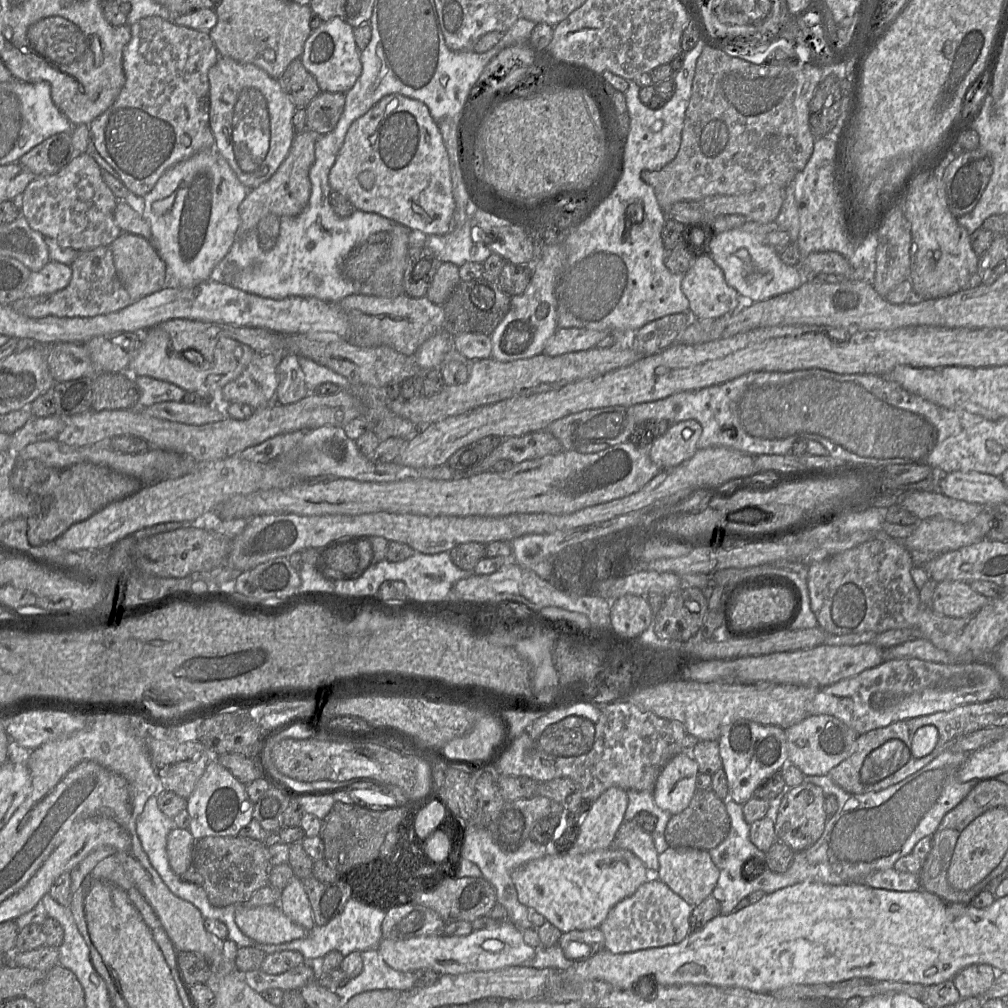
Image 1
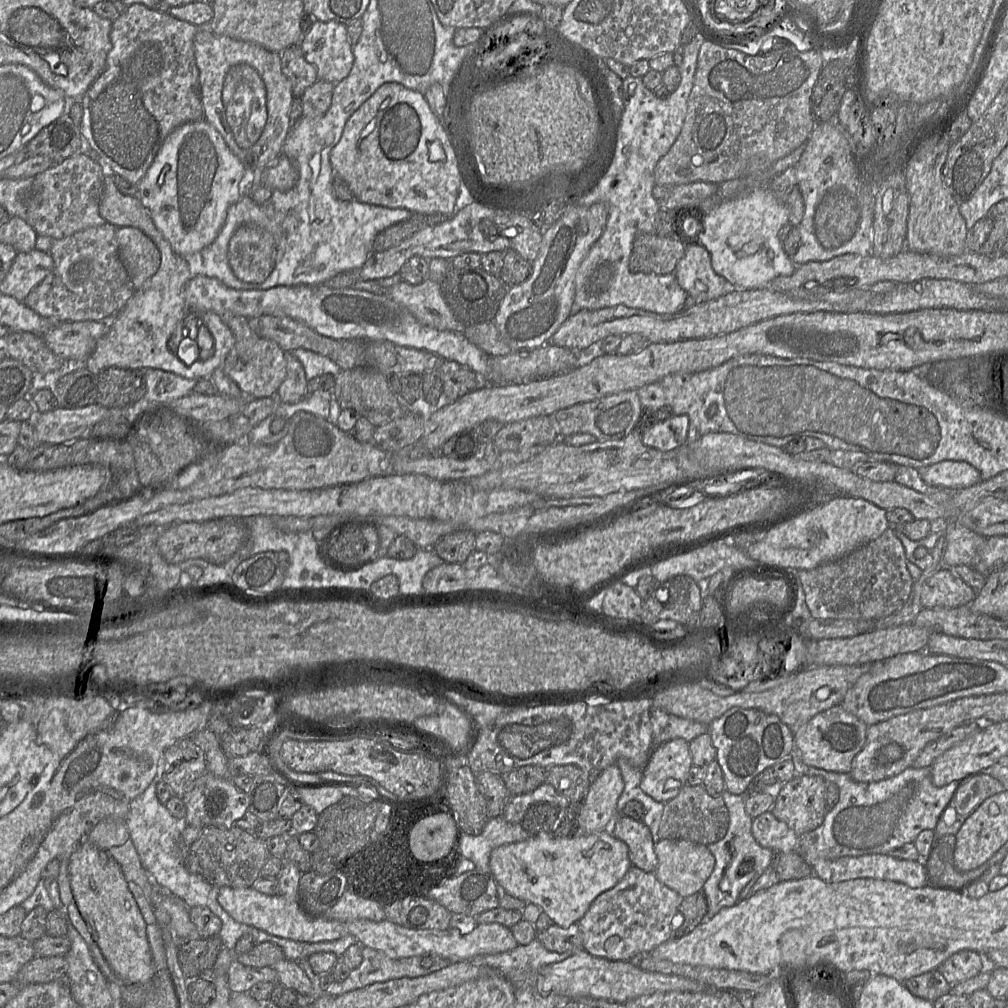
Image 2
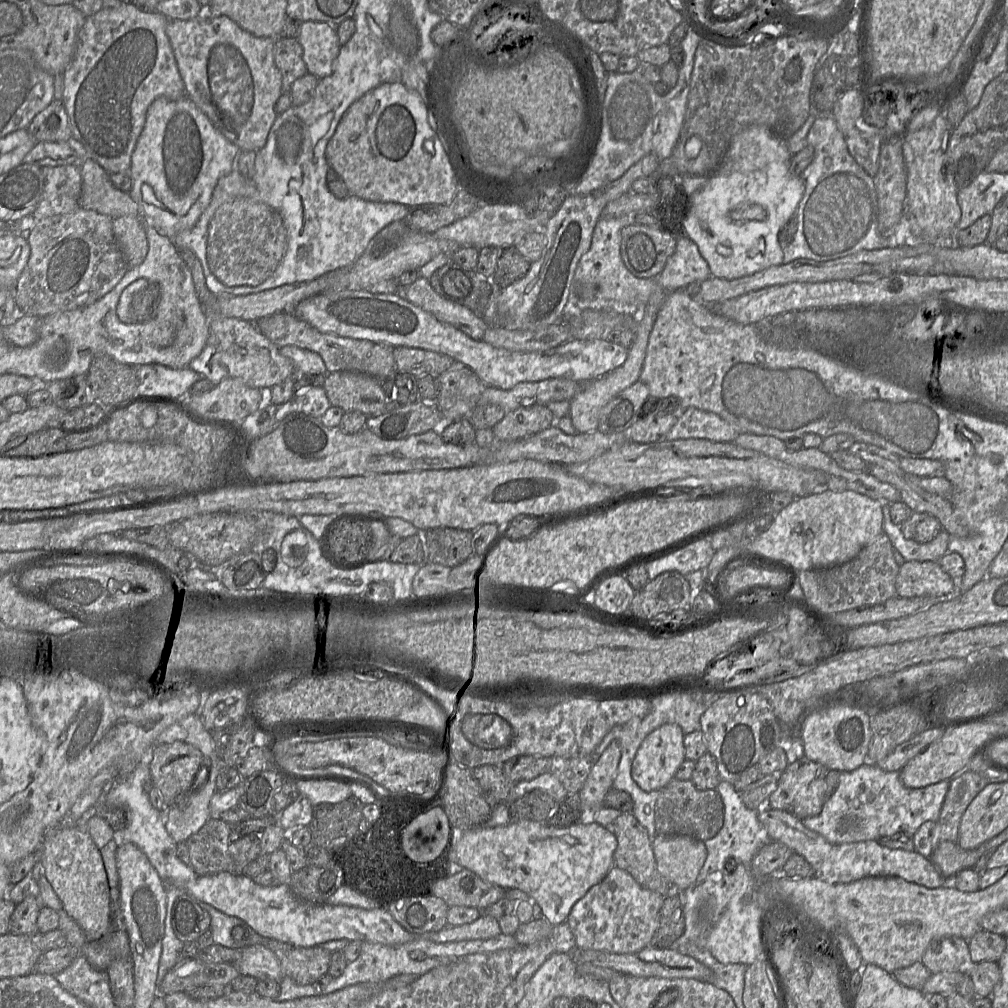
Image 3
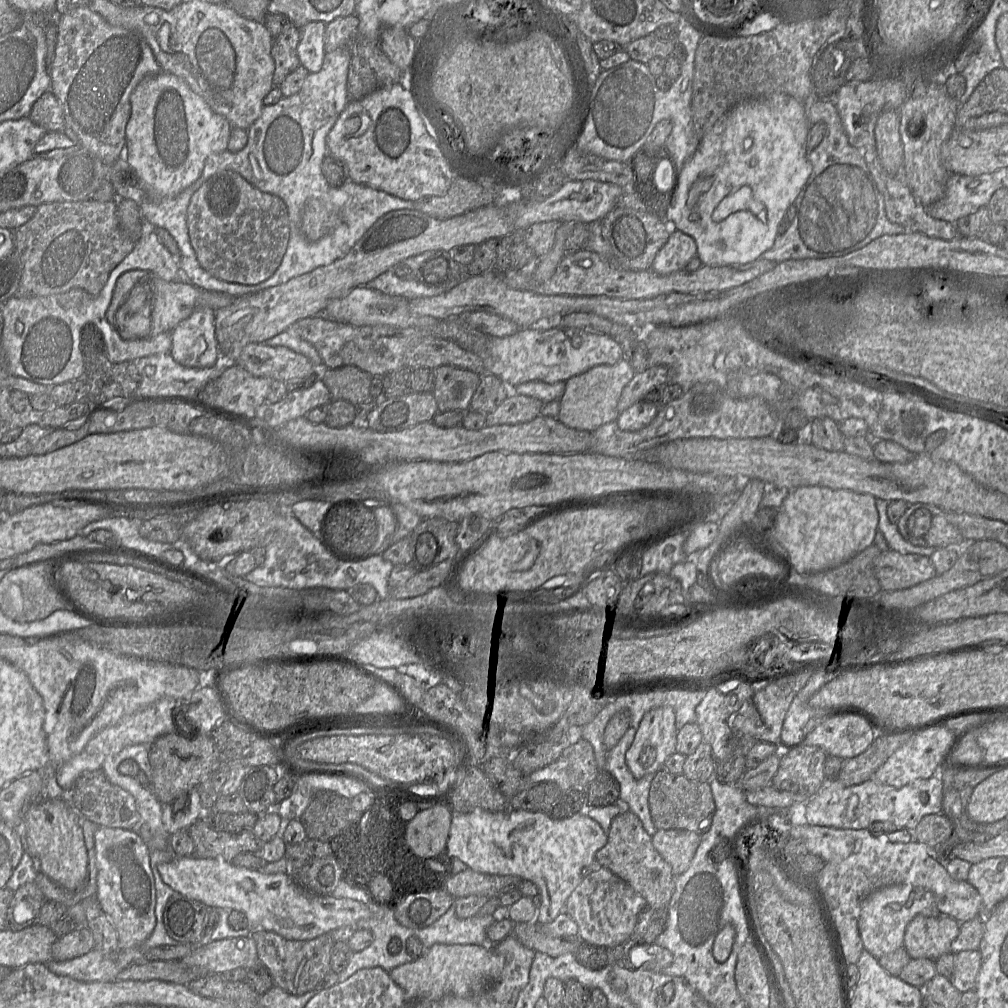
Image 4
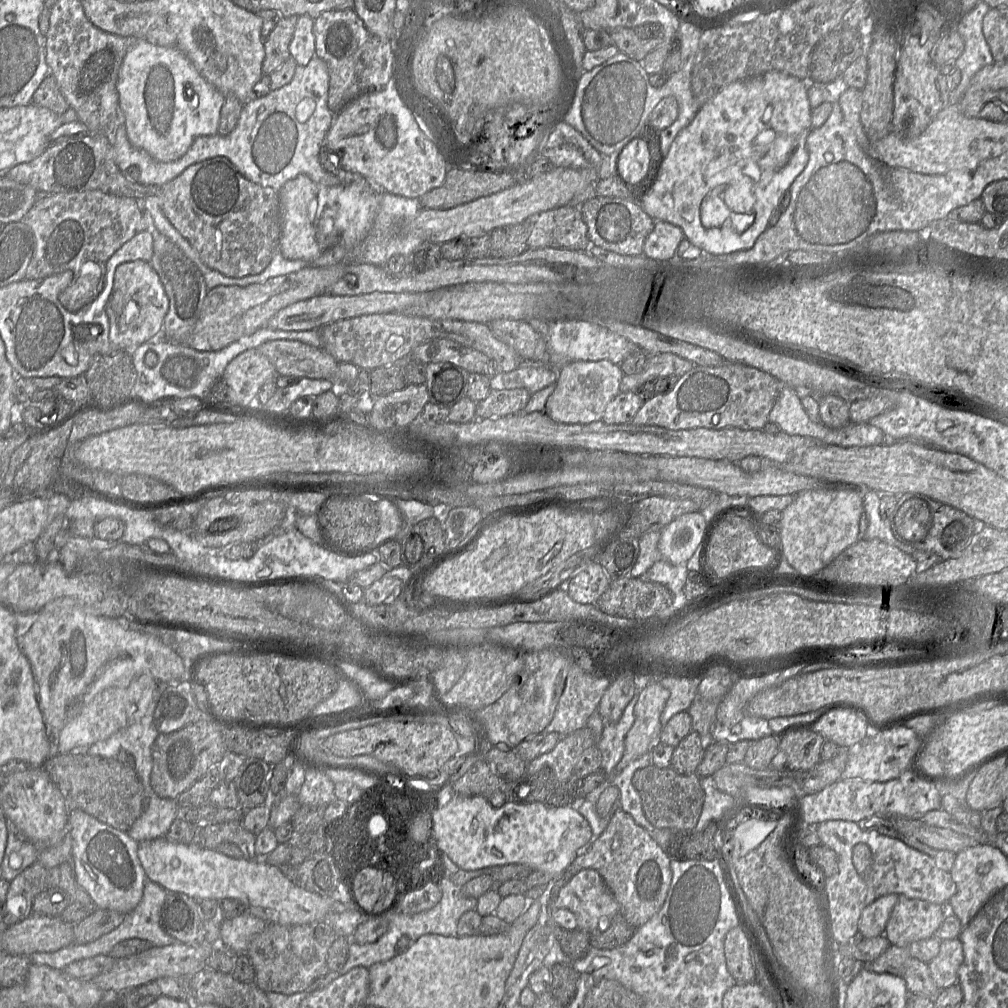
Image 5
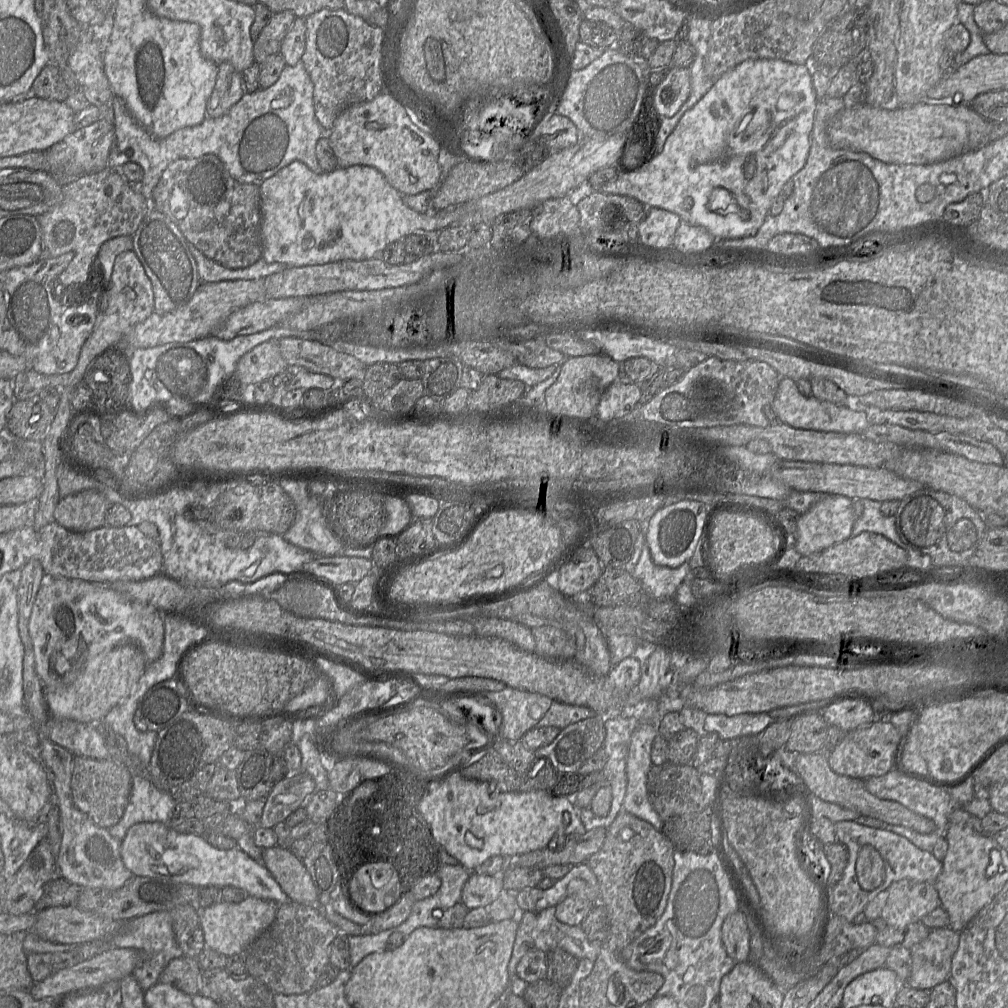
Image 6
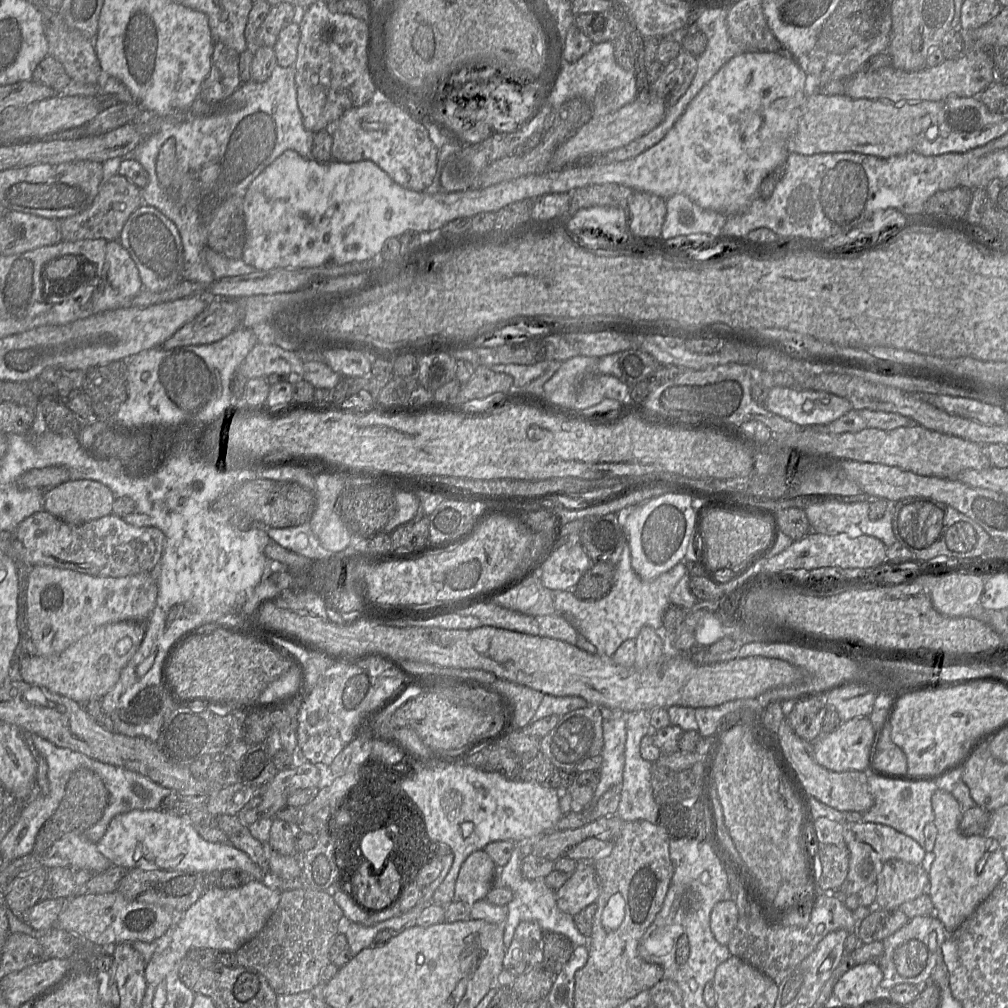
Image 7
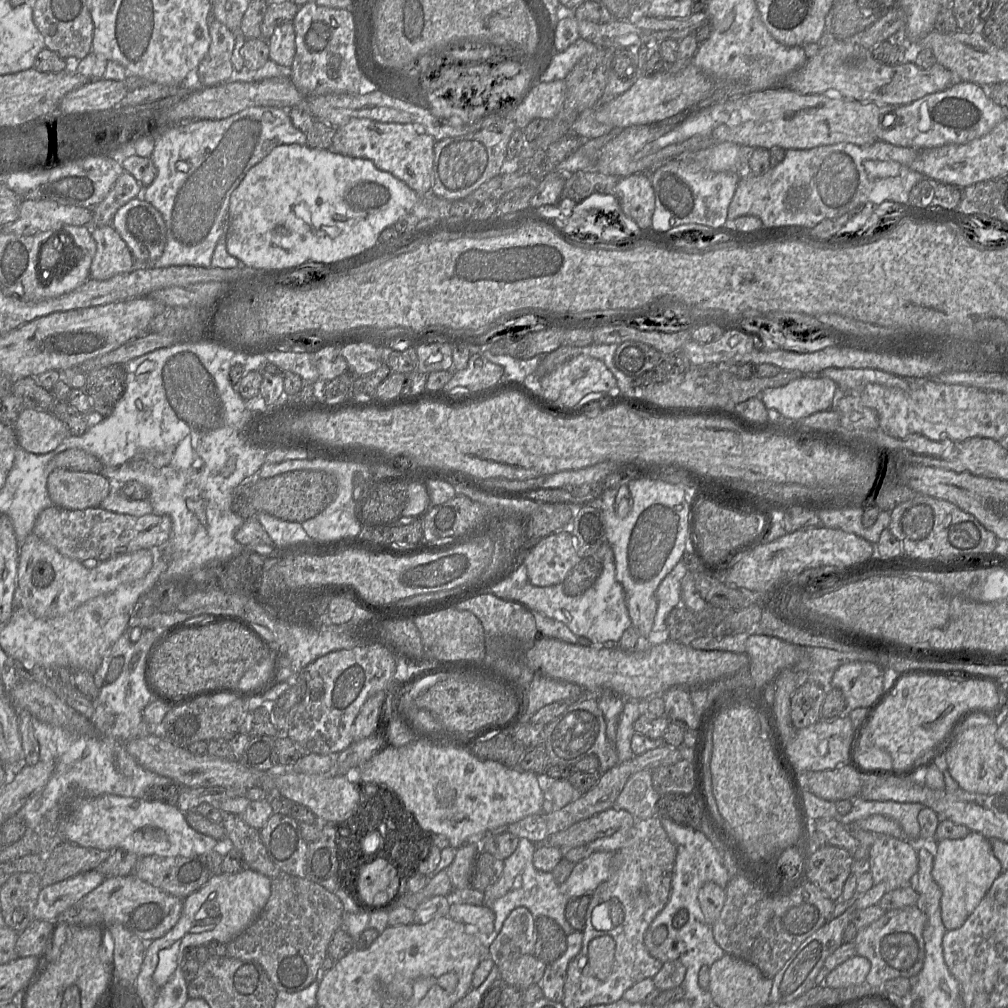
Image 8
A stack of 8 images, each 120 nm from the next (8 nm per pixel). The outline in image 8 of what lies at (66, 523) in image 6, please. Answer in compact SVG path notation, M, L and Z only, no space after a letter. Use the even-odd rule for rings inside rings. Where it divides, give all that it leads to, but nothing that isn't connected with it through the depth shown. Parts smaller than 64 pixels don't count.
M54 469L47 478L53 505L66 510L97 508L110 494L110 481L101 473Z

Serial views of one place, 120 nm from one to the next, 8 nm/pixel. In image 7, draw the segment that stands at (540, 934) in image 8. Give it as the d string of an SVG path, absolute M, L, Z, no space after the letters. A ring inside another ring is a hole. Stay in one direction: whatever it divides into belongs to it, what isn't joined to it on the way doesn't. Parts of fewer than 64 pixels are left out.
M542 932L542 969L553 978L557 976L570 960L574 947L570 939L562 934Z

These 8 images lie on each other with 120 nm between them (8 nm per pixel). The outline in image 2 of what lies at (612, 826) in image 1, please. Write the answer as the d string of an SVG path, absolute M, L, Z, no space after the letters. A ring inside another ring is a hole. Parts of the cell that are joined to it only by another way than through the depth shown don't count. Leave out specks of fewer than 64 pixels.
M618 765L605 768L589 785L582 801L581 835L602 832L617 812L617 802L624 789Z

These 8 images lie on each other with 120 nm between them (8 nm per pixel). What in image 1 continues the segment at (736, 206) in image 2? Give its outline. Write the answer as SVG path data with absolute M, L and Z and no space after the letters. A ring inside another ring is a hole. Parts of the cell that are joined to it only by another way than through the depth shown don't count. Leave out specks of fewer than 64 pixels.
M746 221L743 226L721 233L712 233L707 242L709 255L721 269L726 283L744 301L760 302L799 288L801 274L798 267L786 265L780 254L767 244L771 226Z

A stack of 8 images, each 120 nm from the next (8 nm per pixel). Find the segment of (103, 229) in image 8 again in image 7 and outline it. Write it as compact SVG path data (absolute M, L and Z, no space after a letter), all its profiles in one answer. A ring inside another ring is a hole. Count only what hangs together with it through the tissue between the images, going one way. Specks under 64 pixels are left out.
M119 240L107 241L105 262L92 295L92 314L128 307L130 299L142 288L139 271L129 252Z

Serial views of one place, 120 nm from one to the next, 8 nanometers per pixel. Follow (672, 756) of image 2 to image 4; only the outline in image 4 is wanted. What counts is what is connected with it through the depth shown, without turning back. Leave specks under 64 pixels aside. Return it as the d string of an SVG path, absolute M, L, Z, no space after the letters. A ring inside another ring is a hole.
M670 706L651 709L643 716L625 756L627 766L636 779L664 769L666 759L676 753L677 732L675 713Z

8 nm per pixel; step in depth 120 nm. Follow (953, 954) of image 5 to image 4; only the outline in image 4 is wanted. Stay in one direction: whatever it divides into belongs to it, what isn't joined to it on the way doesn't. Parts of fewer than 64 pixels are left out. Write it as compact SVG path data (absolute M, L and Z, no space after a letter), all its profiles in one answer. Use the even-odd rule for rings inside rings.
M979 951L958 952L954 954L954 970L950 982L961 993L975 990L980 968L981 953Z

